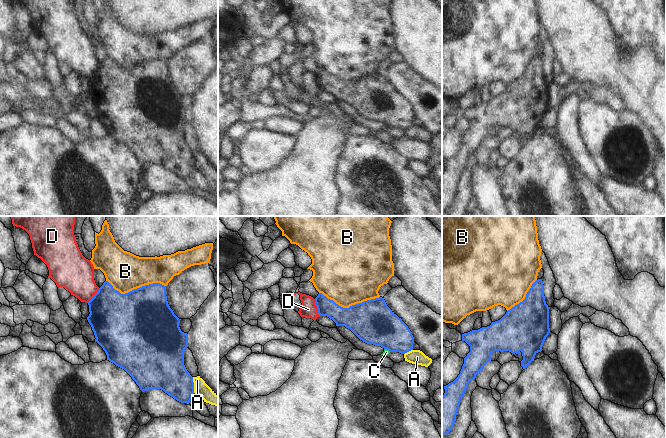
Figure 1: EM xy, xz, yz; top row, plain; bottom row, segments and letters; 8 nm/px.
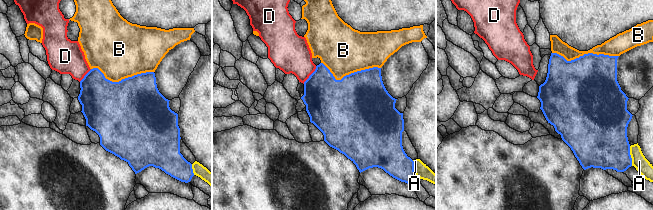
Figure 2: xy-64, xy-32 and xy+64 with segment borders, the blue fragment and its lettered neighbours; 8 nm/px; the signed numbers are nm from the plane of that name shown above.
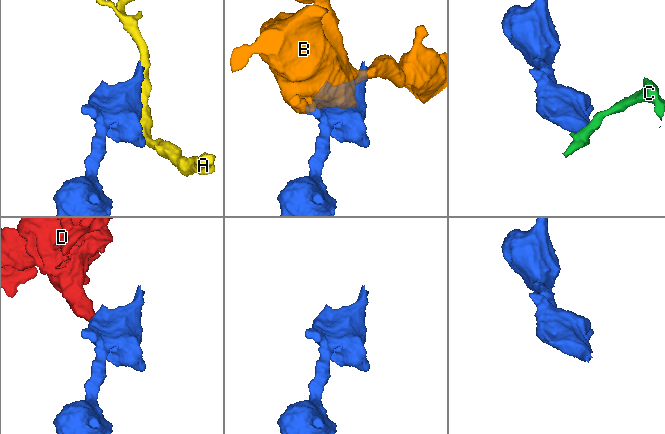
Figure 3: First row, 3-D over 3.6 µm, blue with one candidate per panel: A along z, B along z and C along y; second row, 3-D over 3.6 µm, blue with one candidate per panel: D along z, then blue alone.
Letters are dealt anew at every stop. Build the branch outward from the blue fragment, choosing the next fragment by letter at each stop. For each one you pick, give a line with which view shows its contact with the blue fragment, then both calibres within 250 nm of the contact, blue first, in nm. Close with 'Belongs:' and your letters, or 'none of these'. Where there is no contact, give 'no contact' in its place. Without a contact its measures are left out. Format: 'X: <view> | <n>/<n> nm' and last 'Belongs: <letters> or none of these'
Belongs: none of these

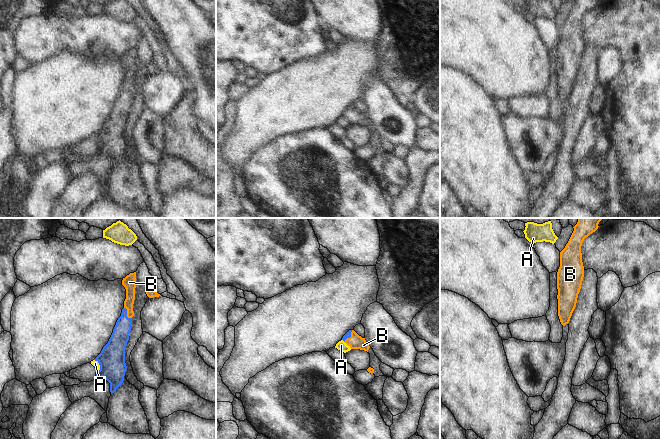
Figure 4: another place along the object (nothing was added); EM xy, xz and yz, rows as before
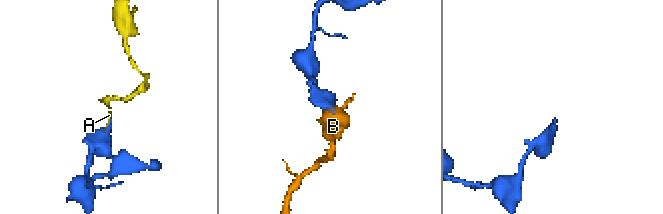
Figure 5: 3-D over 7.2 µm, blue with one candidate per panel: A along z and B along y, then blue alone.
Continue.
B: xy | 150/100 nm
Belongs: B

